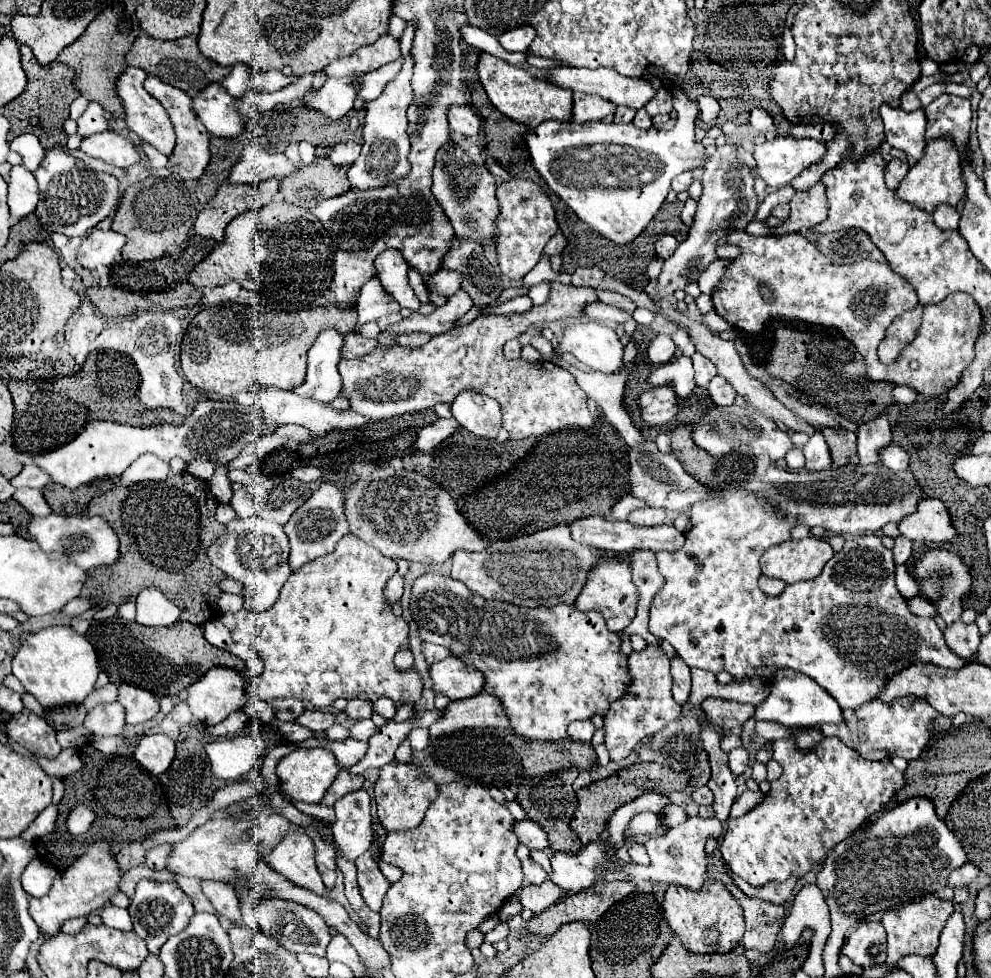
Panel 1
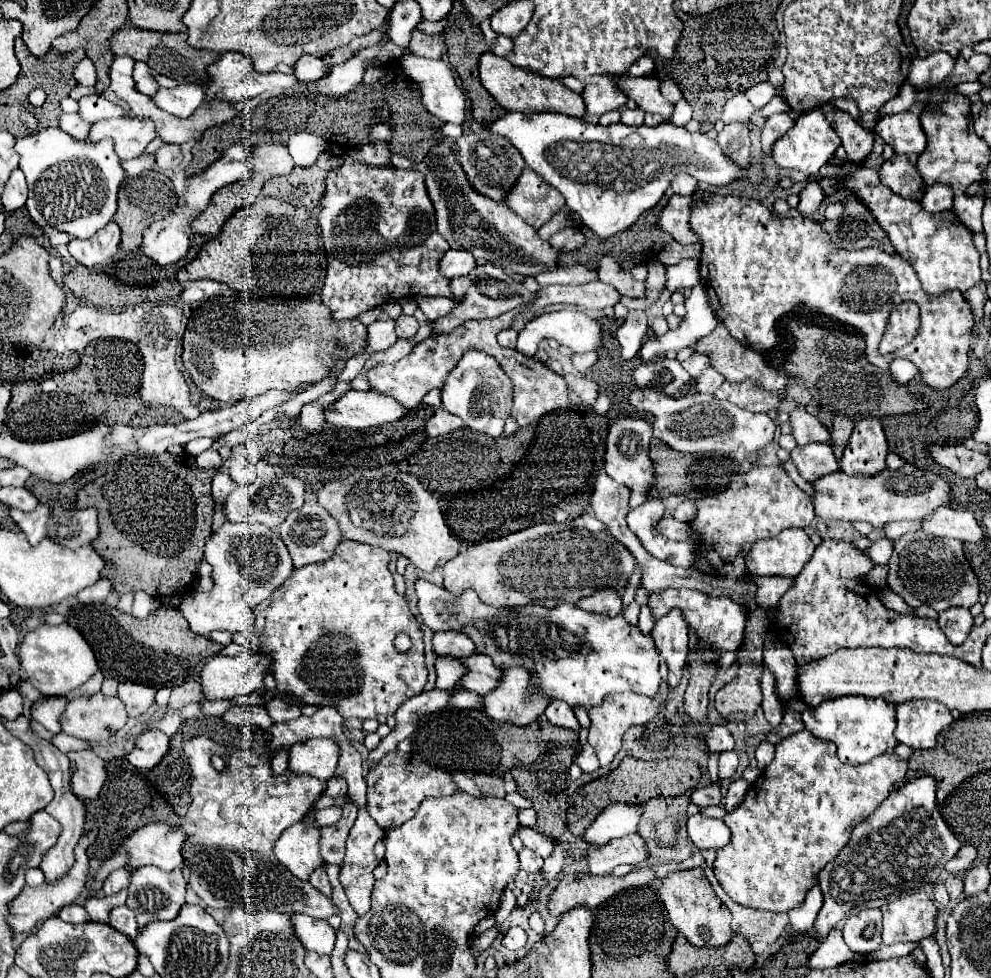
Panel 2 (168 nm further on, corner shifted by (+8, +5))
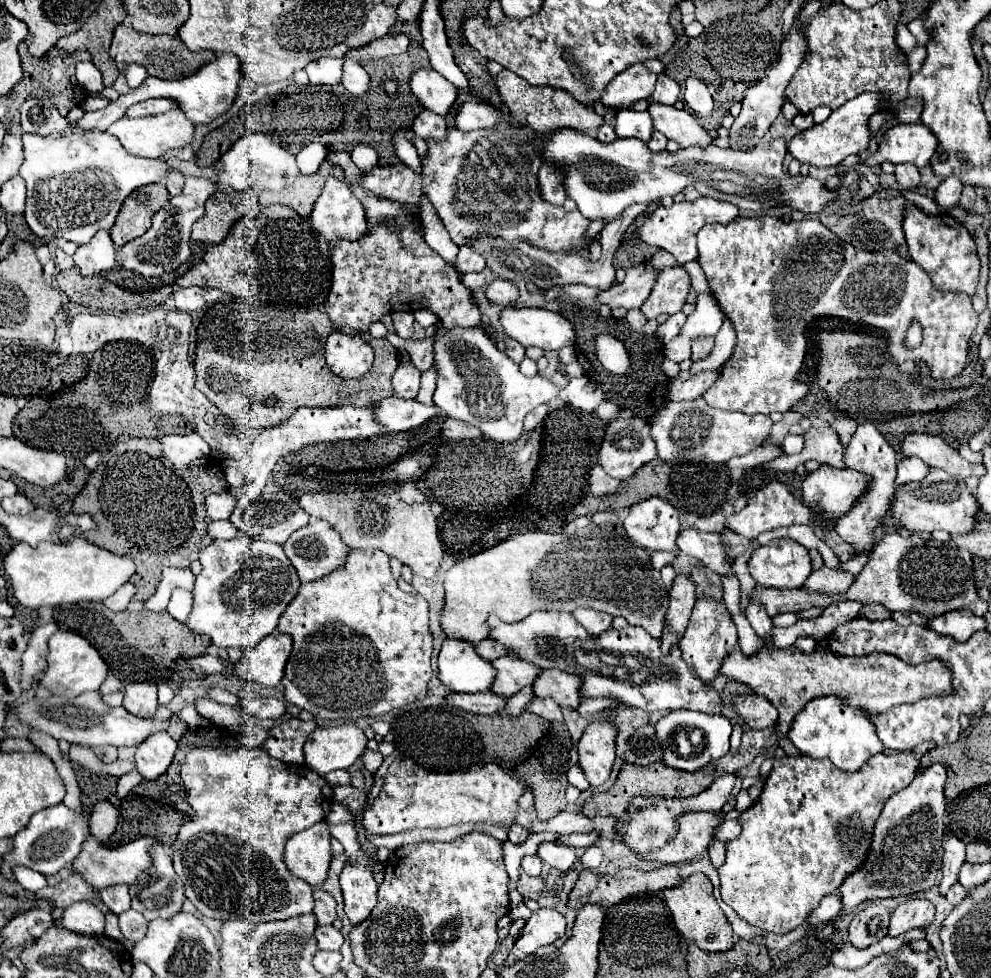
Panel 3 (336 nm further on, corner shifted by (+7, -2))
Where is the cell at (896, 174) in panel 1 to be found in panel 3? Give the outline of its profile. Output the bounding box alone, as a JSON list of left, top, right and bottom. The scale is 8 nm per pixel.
[894,164,920,188]

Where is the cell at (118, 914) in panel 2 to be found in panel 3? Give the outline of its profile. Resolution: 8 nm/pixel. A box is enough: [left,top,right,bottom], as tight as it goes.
[120,910,148,942]

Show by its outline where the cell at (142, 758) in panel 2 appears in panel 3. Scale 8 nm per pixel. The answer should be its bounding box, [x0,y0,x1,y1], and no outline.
[136,732,176,780]

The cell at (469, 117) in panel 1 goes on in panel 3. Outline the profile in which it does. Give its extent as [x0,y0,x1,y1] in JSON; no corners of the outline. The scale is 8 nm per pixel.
[410,70,458,116]

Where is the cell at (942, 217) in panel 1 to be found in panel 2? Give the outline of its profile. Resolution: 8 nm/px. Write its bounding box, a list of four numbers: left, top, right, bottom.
[921,183,953,213]

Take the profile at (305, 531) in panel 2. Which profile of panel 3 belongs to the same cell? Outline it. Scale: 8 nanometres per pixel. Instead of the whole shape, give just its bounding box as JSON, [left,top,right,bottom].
[282,518,350,582]

